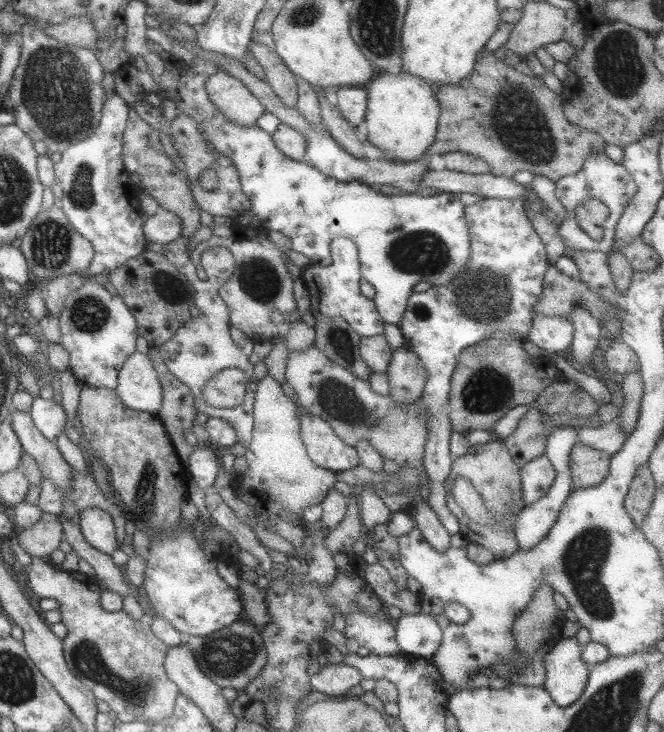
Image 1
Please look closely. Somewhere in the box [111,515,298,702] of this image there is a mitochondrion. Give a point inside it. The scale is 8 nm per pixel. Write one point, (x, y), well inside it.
(227, 655)

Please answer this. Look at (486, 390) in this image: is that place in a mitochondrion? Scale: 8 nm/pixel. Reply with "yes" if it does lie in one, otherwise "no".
yes

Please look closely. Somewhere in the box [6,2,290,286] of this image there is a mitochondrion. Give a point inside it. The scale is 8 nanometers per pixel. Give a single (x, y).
(56, 93)

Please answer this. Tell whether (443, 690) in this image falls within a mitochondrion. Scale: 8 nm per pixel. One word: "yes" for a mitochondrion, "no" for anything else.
no

